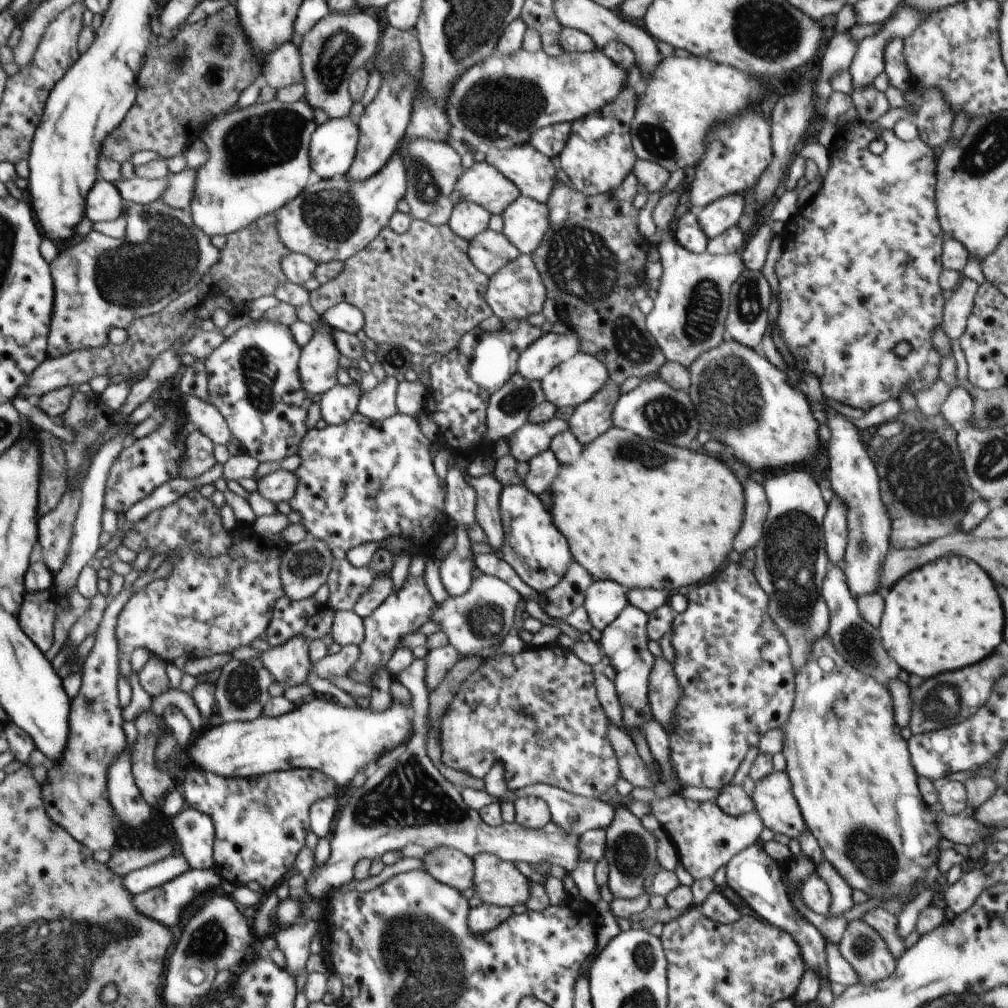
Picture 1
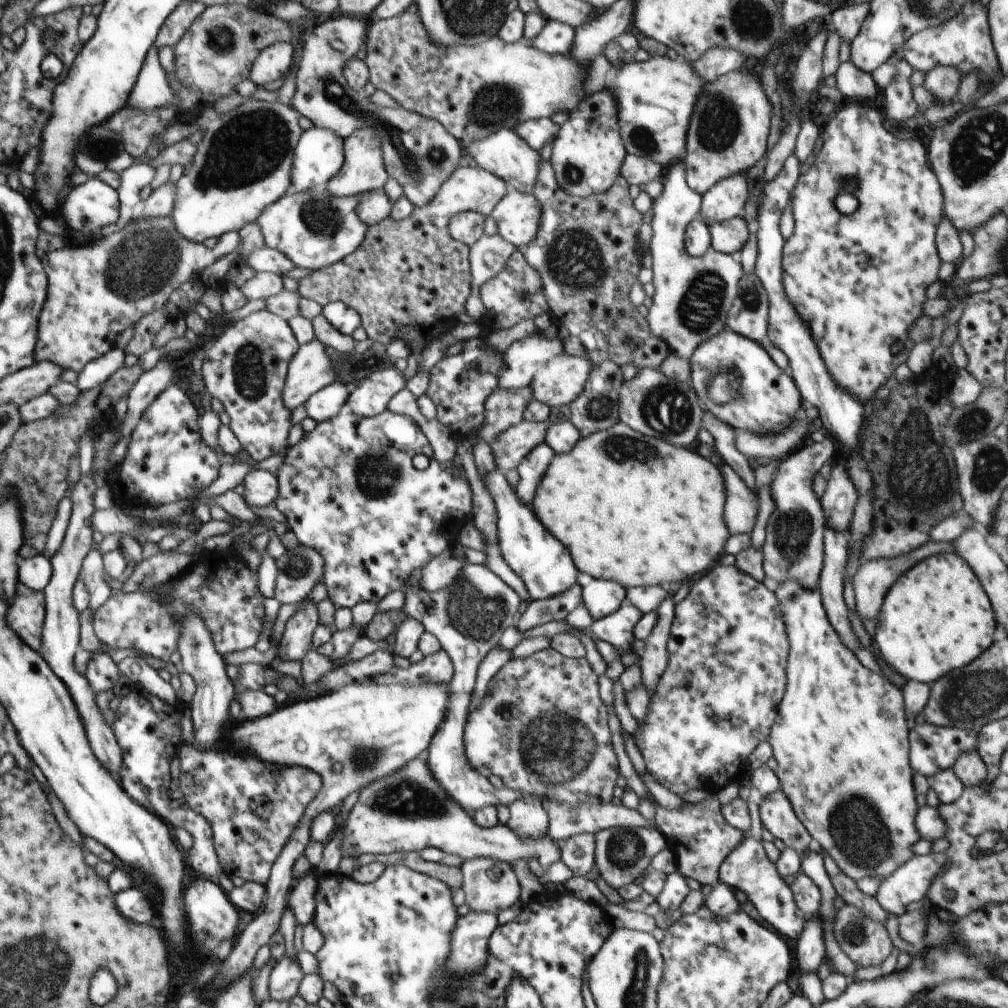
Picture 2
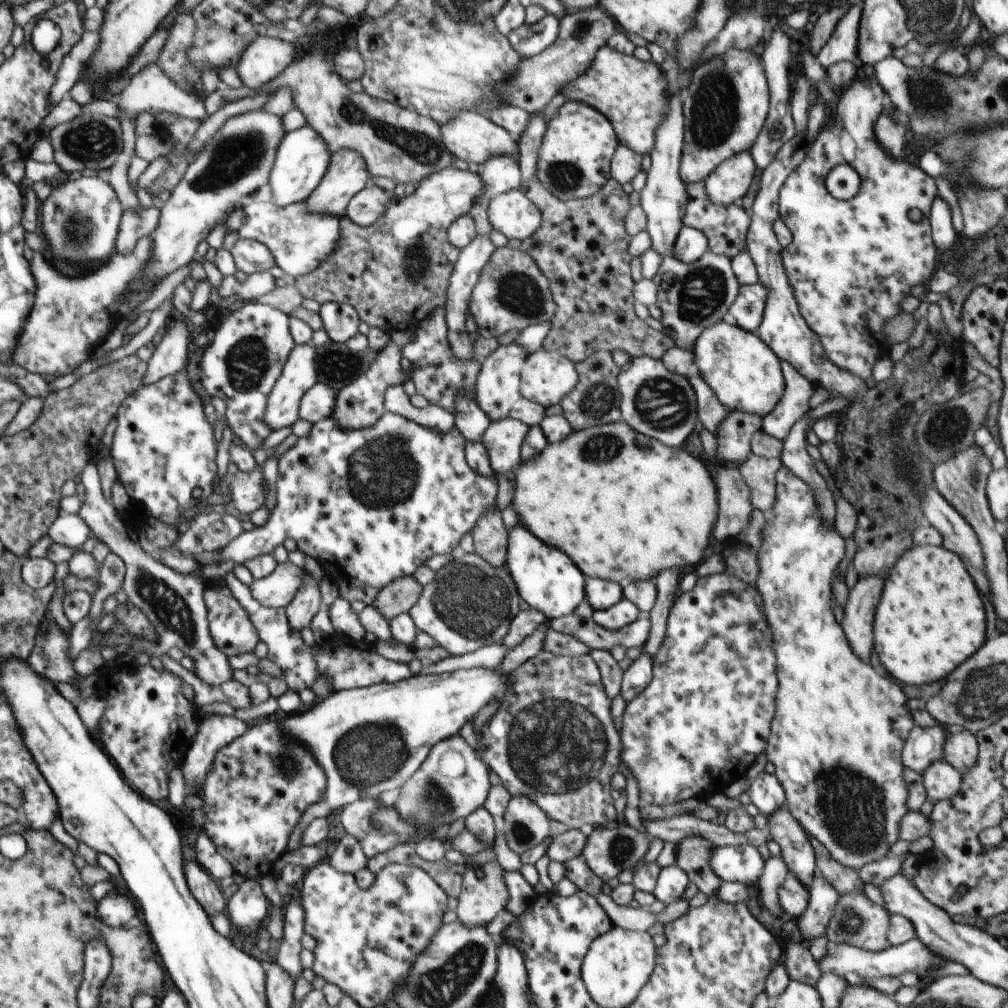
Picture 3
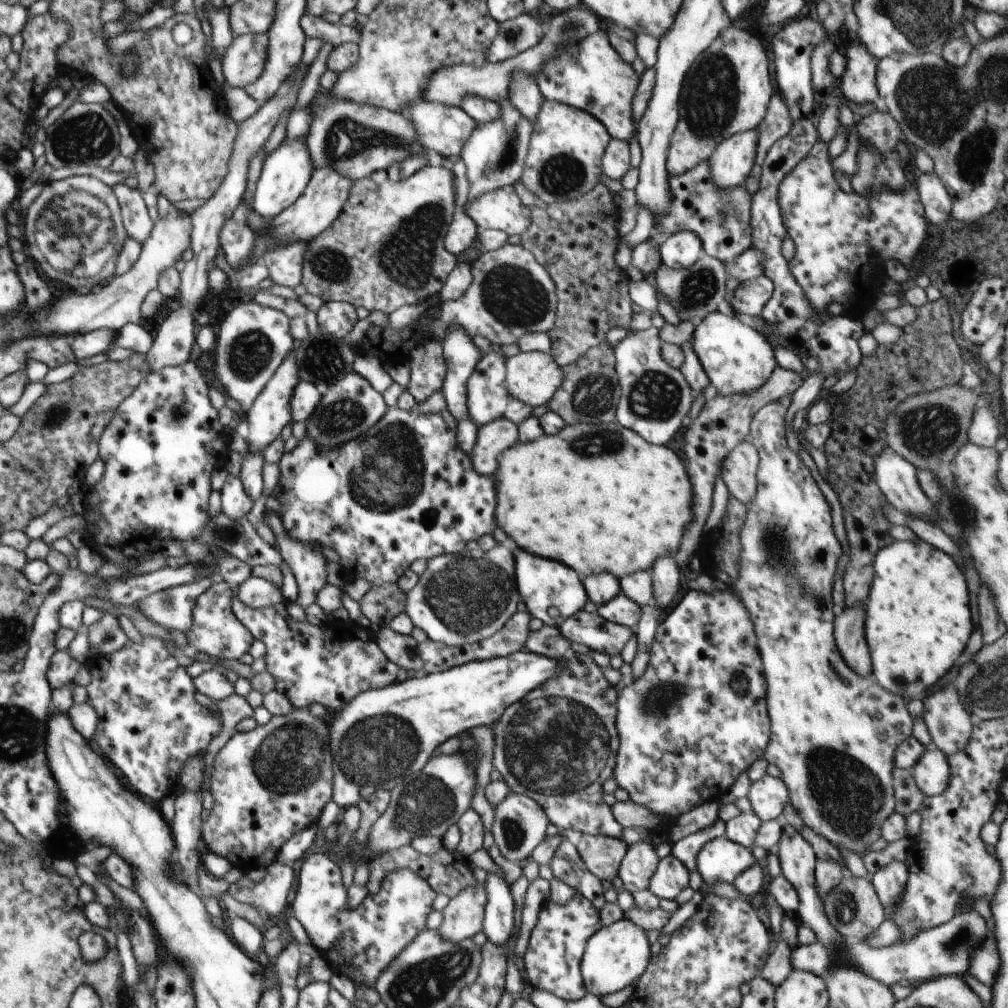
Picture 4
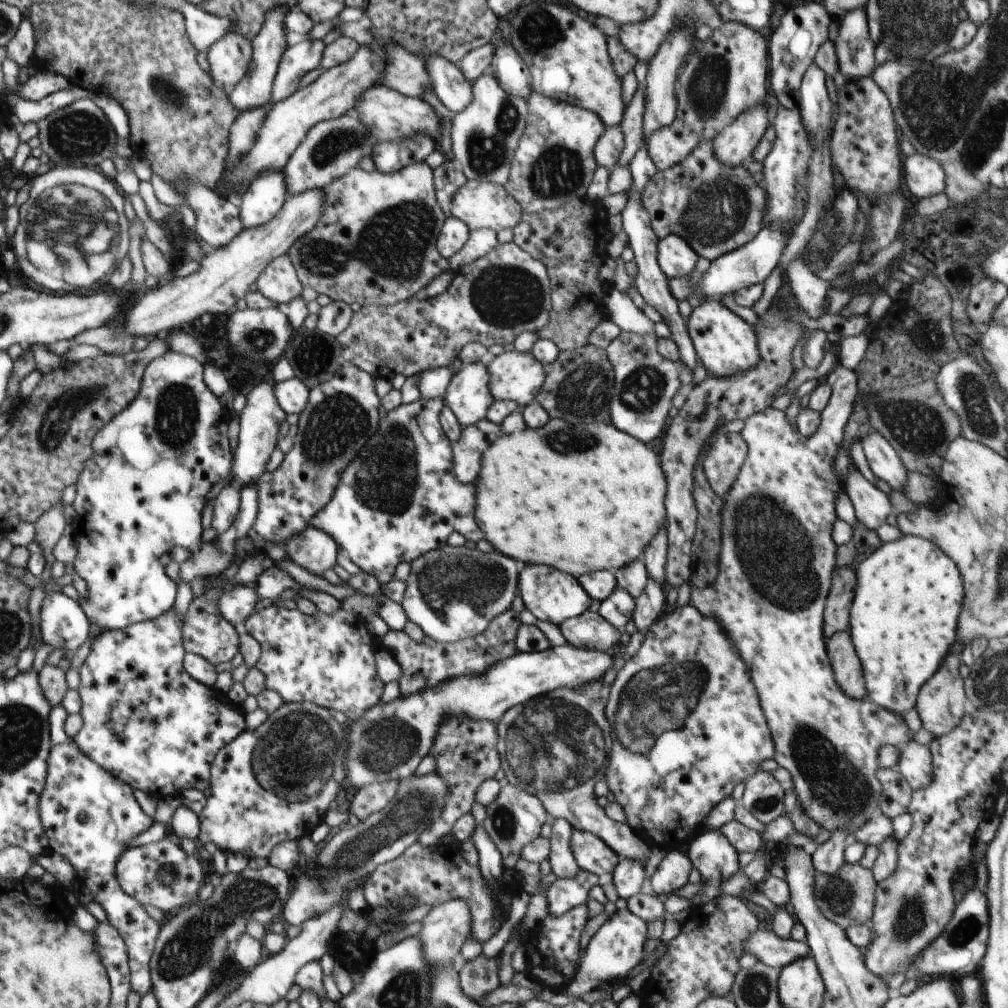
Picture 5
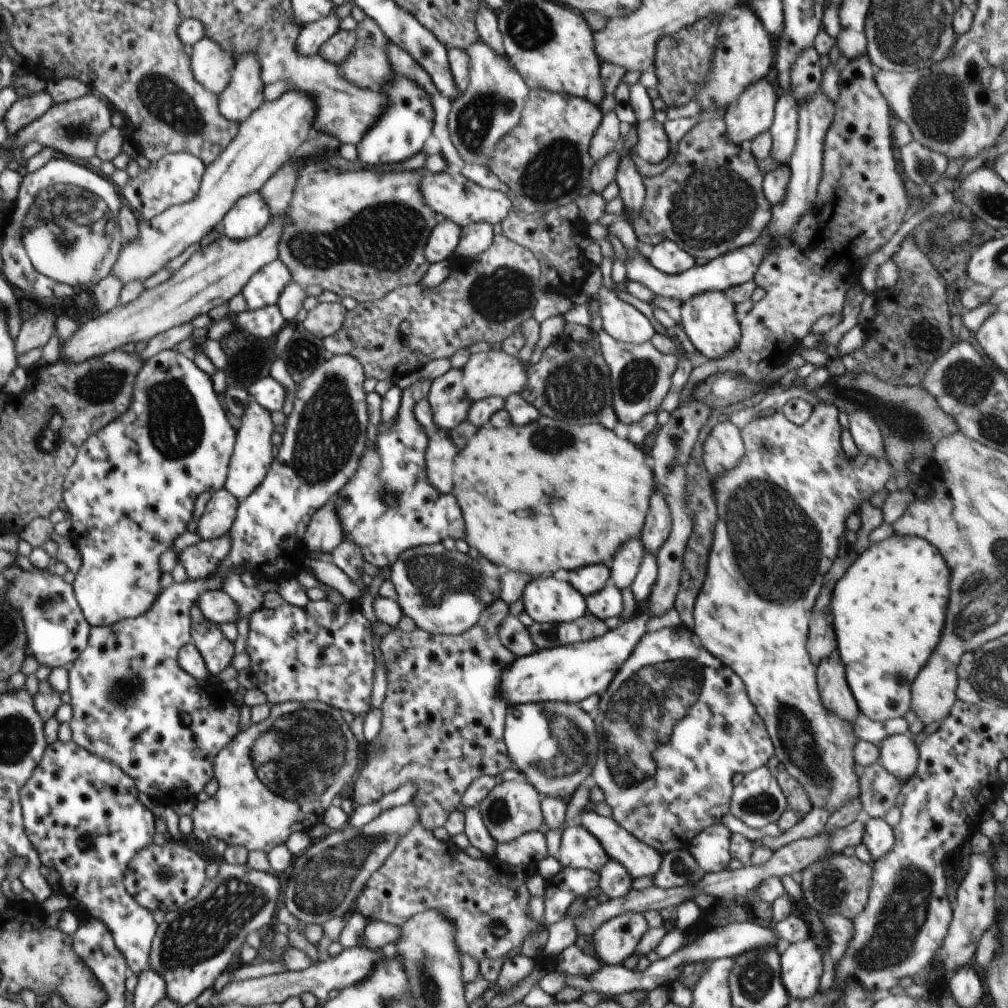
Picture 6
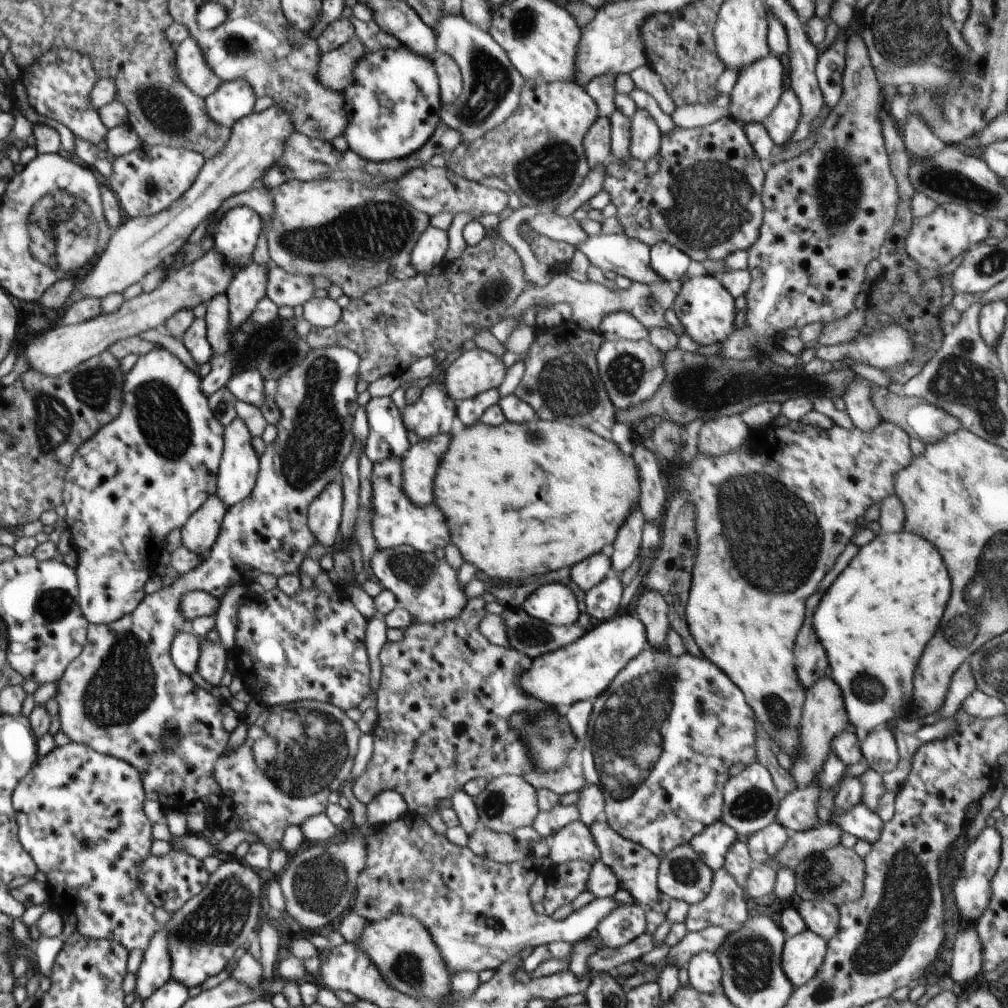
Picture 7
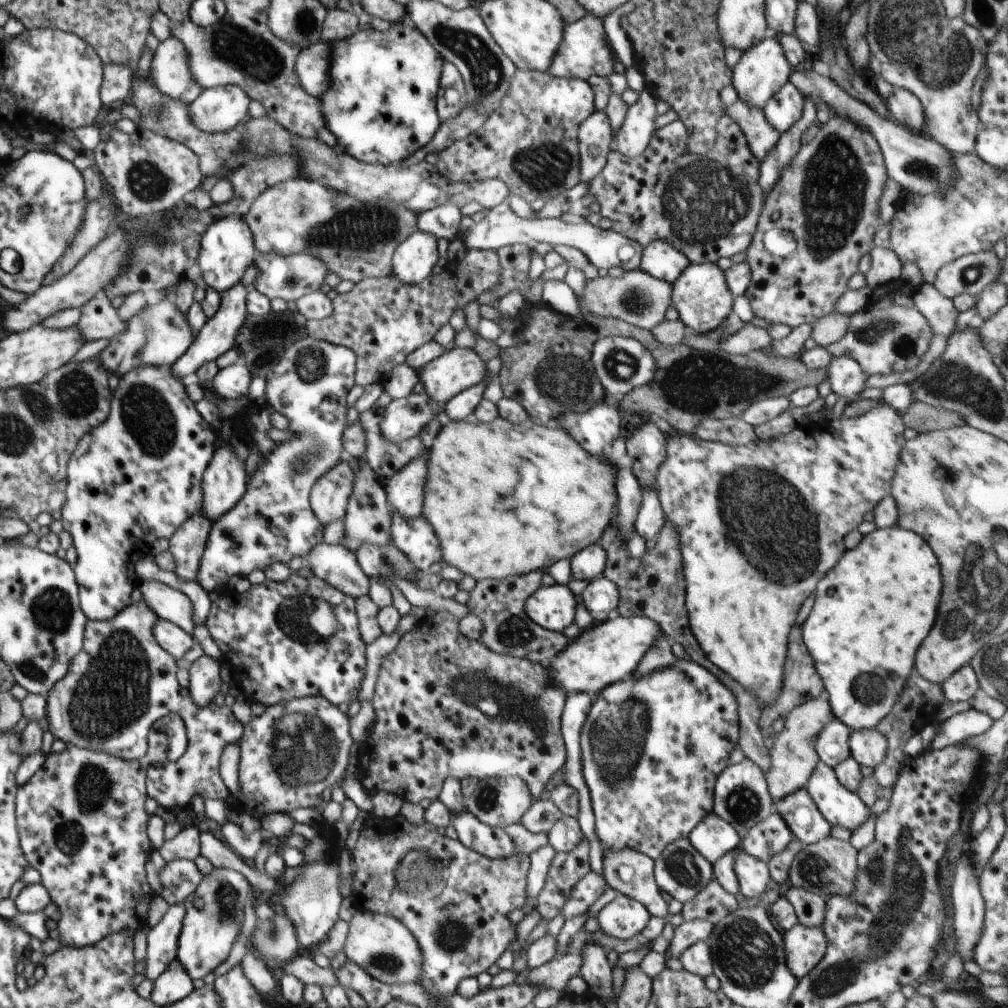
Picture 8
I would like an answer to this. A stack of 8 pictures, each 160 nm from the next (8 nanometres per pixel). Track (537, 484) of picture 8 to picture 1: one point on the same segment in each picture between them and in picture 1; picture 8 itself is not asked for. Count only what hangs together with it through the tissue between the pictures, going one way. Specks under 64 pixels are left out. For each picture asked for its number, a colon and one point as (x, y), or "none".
1: (645, 514)
2: (618, 501)
3: (624, 508)
4: (599, 498)
5: (597, 508)
6: (573, 503)
7: (515, 507)

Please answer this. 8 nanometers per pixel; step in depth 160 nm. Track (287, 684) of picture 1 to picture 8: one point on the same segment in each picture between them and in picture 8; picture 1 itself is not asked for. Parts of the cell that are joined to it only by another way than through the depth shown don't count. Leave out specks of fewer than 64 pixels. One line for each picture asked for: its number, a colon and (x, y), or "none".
2: (296, 641)
3: (307, 601)
4: (308, 566)
5: (316, 551)
6: (324, 533)
7: (325, 512)
8: (329, 497)

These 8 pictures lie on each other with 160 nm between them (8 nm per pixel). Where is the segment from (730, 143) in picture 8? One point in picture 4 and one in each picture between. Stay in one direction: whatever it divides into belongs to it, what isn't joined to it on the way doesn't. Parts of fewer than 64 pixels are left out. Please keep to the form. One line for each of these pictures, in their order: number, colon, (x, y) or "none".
4: (721, 218)
5: (717, 209)
6: (710, 200)
7: (702, 193)

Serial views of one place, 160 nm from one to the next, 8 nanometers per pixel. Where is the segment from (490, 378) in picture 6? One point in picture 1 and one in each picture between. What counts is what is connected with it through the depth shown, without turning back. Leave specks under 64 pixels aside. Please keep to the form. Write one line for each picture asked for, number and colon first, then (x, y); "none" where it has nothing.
1: (576, 380)
2: (560, 381)
3: (547, 377)
4: (533, 377)
5: (515, 376)

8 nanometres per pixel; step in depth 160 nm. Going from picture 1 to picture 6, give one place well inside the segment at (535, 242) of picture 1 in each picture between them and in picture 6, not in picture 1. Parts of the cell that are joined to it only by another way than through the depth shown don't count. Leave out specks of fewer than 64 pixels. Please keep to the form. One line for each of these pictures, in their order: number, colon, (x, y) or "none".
2: (518, 215)
3: (512, 213)
4: (502, 209)
5: (480, 205)
6: (464, 202)

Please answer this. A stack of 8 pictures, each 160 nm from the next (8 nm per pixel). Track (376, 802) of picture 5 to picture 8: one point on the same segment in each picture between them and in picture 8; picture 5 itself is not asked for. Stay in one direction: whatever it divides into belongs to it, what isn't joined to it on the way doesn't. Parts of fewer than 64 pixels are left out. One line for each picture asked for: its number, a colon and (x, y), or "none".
6: (443, 719)
7: (446, 693)
8: (445, 706)

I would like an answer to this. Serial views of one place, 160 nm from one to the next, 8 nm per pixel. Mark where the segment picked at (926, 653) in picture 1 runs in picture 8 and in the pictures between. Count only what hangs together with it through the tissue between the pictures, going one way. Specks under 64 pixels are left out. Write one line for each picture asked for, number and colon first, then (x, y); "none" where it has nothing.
2: (936, 618)
3: (930, 618)
4: (918, 621)
5: (904, 616)
6: (889, 607)
7: (875, 620)
8: (873, 610)

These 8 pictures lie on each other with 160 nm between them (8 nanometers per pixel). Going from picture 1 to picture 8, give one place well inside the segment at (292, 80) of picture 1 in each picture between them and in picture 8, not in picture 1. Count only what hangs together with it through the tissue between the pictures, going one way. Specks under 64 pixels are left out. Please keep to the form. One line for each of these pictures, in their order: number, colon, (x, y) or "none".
2: (273, 63)
3: (266, 57)
4: (244, 61)
5: (229, 58)
6: (212, 66)
7: (194, 73)
8: (170, 70)

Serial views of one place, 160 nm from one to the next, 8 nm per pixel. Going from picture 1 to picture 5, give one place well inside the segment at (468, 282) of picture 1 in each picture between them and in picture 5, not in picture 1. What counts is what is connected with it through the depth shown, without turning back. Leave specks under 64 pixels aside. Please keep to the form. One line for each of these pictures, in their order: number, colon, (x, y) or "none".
2: (409, 279)
3: (395, 272)
4: (386, 250)
5: (376, 242)

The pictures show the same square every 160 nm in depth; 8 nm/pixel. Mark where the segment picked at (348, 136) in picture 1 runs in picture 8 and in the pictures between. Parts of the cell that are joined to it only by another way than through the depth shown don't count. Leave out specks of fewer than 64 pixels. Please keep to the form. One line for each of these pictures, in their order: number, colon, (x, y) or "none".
2: (319, 154)
3: (302, 159)
4: (287, 170)
5: (266, 194)
6: (250, 214)
7: (236, 235)
8: (227, 249)

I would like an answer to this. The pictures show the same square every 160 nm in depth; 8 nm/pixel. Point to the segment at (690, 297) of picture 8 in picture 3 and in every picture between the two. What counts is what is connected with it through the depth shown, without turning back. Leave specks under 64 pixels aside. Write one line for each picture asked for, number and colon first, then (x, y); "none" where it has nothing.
3: (745, 374)
4: (738, 360)
5: (727, 345)
6: (708, 319)
7: (706, 310)

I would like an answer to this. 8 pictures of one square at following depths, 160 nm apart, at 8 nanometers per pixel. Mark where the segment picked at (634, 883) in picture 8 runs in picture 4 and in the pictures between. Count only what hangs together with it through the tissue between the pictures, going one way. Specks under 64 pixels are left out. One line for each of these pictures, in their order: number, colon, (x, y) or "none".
4: (558, 745)
5: (556, 746)
6: (639, 859)
7: (636, 869)

